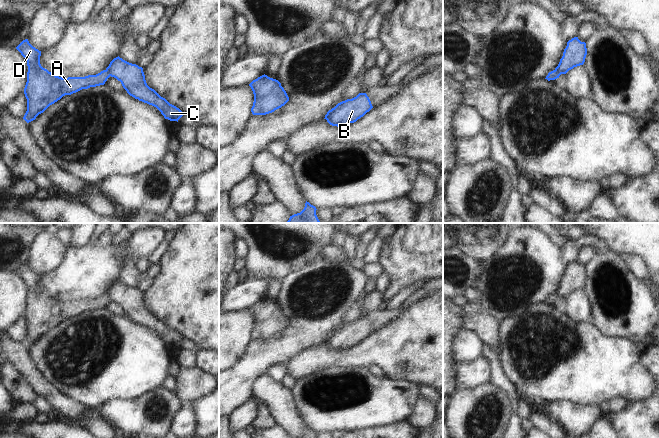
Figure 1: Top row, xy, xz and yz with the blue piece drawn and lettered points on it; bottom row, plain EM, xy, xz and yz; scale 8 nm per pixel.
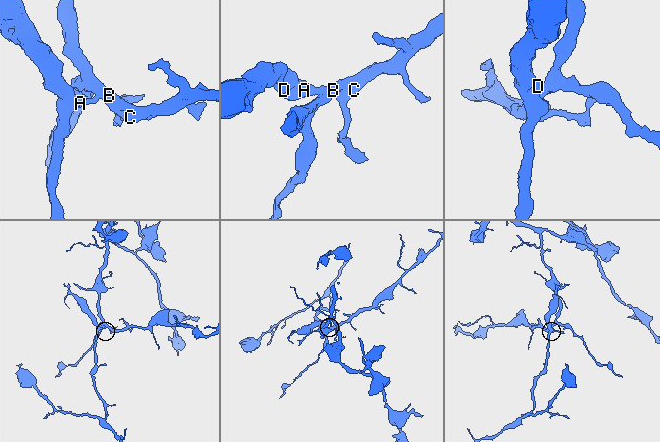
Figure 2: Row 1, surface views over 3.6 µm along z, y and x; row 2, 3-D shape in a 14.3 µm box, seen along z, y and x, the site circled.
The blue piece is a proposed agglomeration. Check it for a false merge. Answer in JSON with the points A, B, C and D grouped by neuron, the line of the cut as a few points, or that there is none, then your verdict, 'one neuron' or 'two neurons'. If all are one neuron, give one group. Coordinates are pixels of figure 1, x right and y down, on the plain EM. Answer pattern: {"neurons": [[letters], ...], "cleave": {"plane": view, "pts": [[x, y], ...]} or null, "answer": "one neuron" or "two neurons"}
{"neurons": [["A", "D"], ["B", "C"]], "cleave": {"plane": "yz", "pts": [[555, 293], [562, 297]]}, "answer": "two neurons"}

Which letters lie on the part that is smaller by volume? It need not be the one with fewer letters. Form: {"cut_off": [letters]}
{"cut_off": ["A", "D"]}

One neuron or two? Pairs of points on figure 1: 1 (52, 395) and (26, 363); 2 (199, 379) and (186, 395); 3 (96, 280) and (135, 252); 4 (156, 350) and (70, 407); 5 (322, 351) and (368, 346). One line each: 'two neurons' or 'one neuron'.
1: one neuron
2: one neuron
3: one neuron
4: two neurons
5: one neuron

